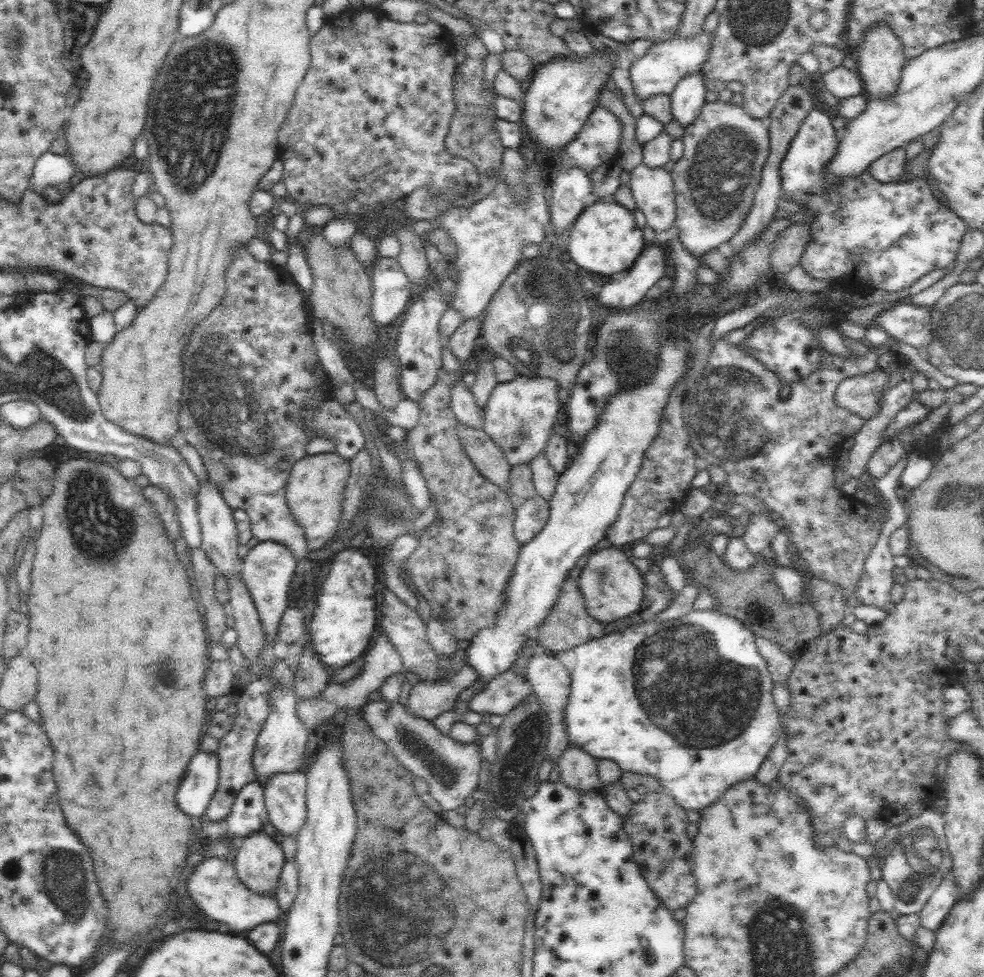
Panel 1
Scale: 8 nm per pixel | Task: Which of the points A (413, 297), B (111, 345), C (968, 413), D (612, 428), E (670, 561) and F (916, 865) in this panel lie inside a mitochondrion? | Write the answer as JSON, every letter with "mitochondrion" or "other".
{"A":"other","B":"other","C":"other","D":"other","E":"mitochondrion","F":"mitochondrion"}

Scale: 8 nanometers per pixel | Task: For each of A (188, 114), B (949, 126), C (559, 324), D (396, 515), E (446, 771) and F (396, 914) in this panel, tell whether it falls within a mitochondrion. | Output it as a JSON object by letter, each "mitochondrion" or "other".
{"A":"mitochondrion","B":"other","C":"mitochondrion","D":"mitochondrion","E":"mitochondrion","F":"mitochondrion"}

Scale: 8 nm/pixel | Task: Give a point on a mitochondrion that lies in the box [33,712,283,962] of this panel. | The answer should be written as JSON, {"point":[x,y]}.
{"point":[66,879]}

